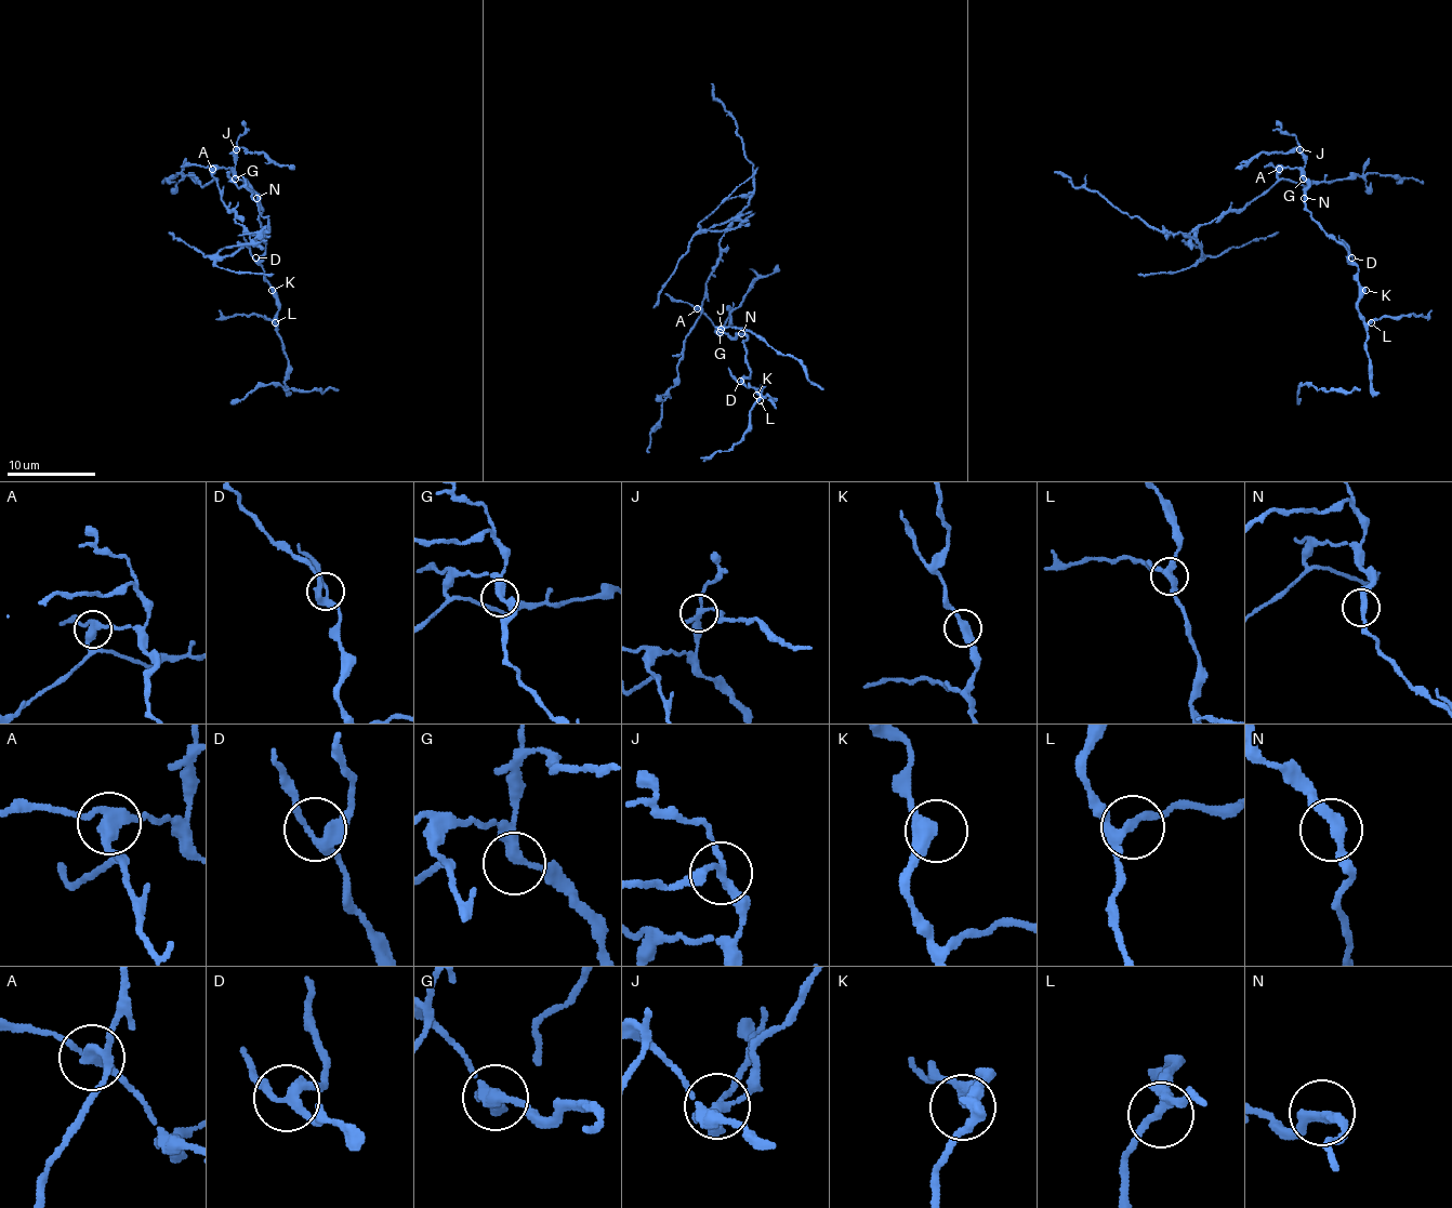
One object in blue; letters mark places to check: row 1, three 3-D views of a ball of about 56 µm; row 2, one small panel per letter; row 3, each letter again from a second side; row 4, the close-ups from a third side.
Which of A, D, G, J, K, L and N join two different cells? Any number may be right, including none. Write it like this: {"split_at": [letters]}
{"split_at": ["A", "J"]}

